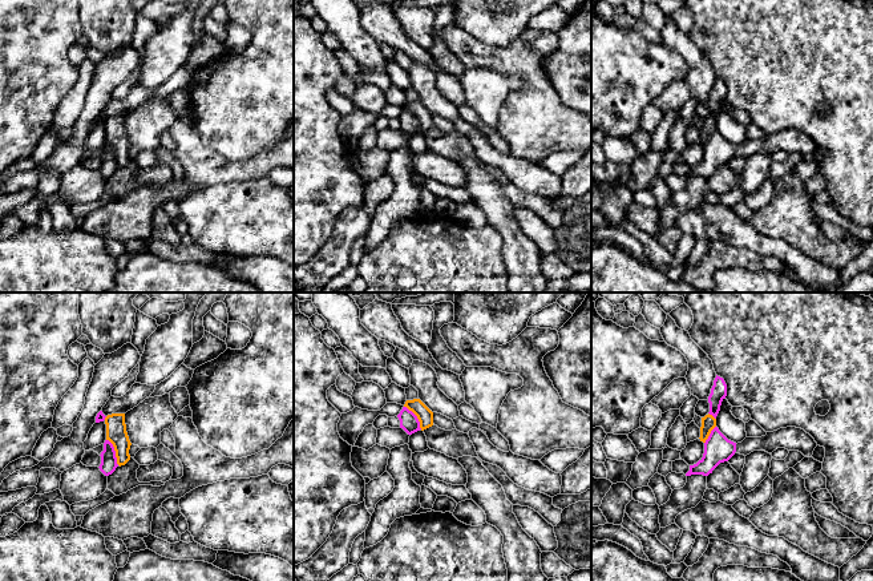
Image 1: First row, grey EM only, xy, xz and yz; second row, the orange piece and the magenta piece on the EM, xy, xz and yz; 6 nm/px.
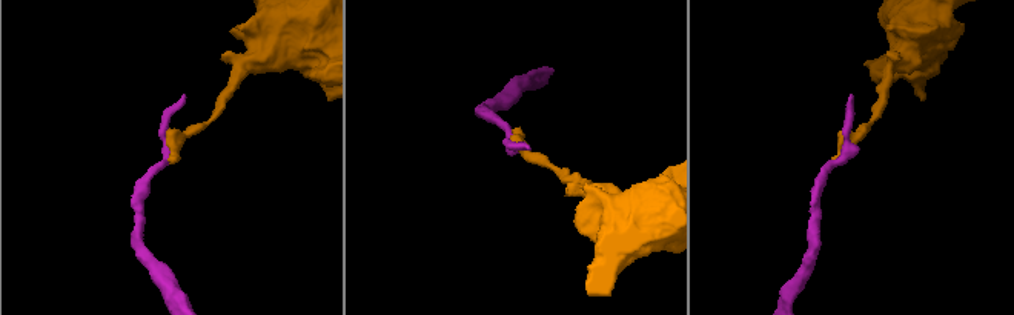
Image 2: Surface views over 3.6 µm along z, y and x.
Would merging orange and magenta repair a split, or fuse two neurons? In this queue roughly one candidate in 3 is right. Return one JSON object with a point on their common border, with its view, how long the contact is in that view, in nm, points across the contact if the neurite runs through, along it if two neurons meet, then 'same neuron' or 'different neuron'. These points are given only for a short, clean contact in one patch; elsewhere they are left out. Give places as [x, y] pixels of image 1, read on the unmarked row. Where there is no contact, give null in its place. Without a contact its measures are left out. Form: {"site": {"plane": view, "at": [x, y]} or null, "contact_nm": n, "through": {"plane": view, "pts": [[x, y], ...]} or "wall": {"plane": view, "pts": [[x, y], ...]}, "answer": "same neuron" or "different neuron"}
{"site": {"plane": "xy", "at": [116, 154]}, "contact_nm": 180, "wall": {"plane": "xy", "pts": [[106, 141], [113, 149], [118, 166]]}, "answer": "different neuron"}

